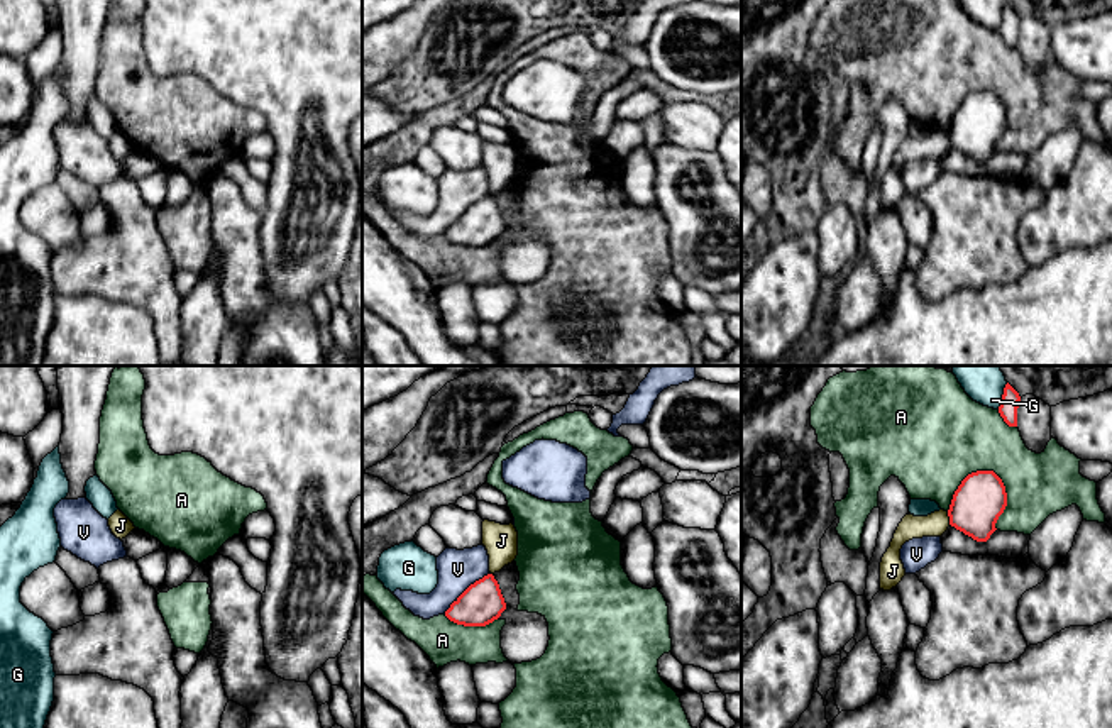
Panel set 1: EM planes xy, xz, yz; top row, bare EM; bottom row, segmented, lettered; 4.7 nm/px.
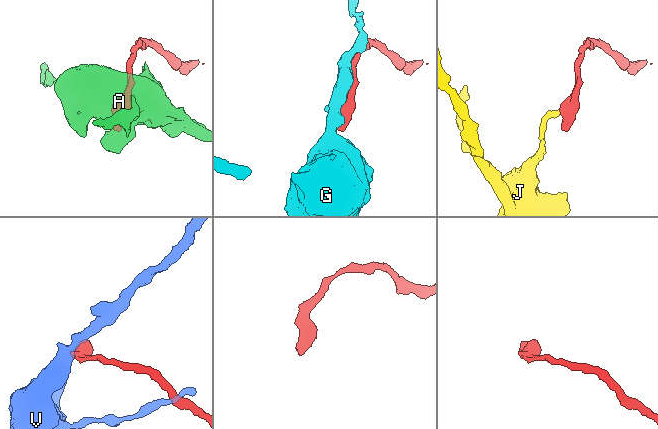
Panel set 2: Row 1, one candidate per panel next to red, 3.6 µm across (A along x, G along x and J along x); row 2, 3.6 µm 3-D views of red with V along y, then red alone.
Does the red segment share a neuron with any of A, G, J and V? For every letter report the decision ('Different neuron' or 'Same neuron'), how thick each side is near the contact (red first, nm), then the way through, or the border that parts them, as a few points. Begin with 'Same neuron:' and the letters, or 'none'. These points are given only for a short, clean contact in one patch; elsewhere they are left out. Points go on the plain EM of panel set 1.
Same neuron: none
A: Different neuron. Thickness 240 nm (red) against 480 nm
G: Different neuron. Thickness 90 nm (red) against 130 nm
J: Different neuron. Thickness 240 nm (red) against 110 nm. Boundary: yz (946, 132), (950, 144)
V: Different neuron. Thickness 200 nm (red) against 190 nm

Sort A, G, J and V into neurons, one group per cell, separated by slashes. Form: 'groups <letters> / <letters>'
groups A / G / J / V

